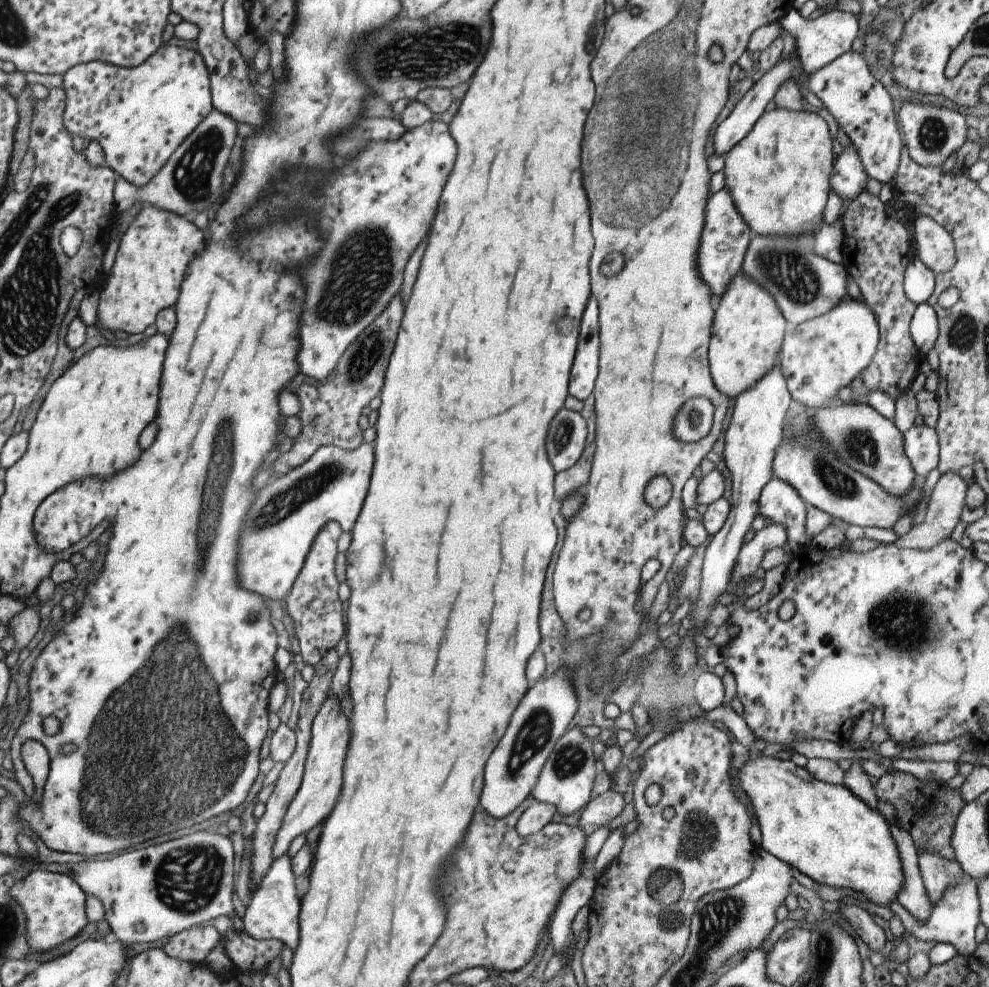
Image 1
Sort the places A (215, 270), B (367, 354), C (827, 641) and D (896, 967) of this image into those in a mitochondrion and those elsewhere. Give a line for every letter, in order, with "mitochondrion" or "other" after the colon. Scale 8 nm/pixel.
A: other
B: mitochondrion
C: other
D: other

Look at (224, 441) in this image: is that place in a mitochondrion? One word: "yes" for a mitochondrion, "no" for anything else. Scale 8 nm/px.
yes

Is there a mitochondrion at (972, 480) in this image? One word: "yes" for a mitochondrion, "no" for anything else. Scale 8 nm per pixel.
no

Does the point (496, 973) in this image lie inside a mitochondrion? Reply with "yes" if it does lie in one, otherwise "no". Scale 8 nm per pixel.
no

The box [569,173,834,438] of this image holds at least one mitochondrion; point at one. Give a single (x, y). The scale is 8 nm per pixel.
(788, 269)

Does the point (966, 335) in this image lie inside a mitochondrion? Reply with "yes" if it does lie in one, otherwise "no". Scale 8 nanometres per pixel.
yes

